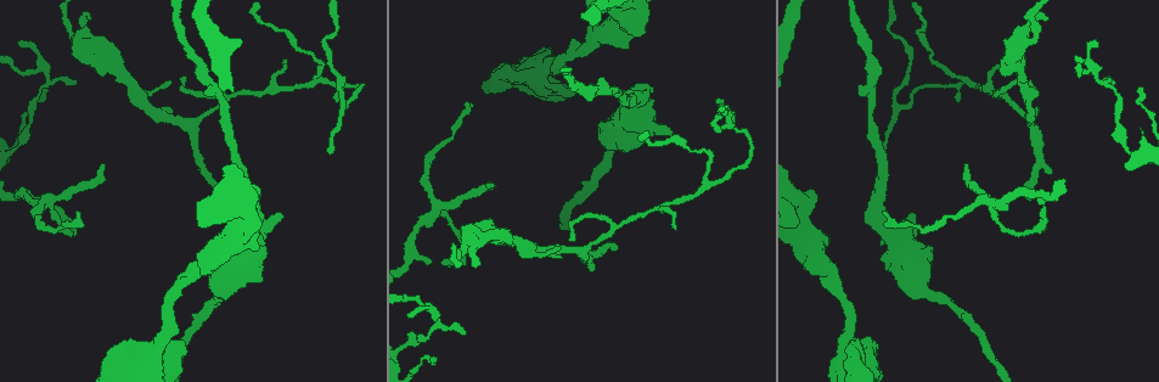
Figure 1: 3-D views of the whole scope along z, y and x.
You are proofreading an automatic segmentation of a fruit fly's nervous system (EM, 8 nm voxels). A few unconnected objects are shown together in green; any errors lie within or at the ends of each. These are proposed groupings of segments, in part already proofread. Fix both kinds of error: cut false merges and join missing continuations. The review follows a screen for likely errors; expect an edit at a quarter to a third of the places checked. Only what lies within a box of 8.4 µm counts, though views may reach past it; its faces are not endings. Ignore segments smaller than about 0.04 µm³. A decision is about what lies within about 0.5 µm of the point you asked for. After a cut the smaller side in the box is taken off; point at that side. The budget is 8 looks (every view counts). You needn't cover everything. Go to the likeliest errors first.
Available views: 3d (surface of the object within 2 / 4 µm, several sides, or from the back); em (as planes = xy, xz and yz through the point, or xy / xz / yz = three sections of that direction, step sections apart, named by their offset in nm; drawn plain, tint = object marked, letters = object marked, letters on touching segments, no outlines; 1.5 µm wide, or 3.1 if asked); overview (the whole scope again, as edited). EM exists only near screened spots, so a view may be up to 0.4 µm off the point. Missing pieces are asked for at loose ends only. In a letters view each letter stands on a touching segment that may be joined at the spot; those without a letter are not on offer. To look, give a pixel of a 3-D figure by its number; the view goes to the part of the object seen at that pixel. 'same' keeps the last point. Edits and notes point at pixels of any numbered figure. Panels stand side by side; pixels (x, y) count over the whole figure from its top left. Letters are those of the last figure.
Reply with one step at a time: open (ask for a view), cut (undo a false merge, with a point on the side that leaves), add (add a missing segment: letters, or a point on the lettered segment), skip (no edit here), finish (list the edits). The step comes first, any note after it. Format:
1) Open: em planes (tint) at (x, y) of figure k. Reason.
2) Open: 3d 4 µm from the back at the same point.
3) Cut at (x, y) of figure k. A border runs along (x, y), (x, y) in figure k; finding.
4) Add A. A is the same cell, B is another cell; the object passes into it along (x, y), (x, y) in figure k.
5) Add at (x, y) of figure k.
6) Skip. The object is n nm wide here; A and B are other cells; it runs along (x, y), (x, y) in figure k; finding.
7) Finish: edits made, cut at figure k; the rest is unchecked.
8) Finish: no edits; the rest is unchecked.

Open: em planes (plain) at (101, 165) of figure 1. Tapers out.

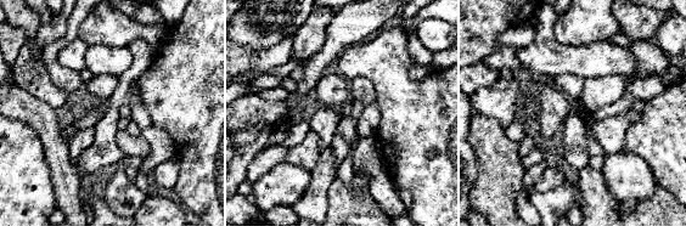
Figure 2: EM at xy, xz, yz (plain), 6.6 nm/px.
Open: em planes (letters) at the same point.

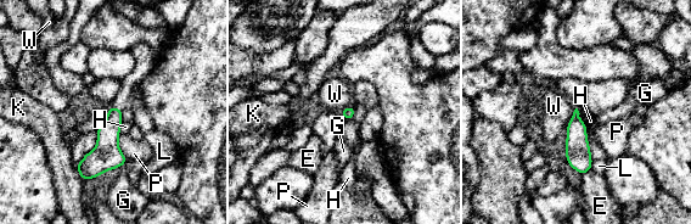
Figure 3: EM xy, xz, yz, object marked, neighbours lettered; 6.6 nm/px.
Skip. E, G, H, K, L, P and W are other cells; a border runs along (123, 121), (119, 133) in figure 3; no lettered segment goes on from it.

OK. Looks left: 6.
Open: em planes (letters) at (667, 133) of figure 1. An open end.

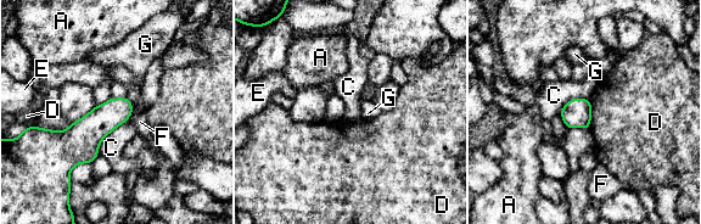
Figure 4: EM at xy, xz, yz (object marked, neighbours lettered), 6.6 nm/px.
Skip. A, C, D, E, F and G are other cells; a border runs along (588, 99), (590, 104), (589, 128) in figure 4; none of them fits.

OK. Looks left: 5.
Open: 3d 4 µm at (285, 60) of figure 1. Free end.

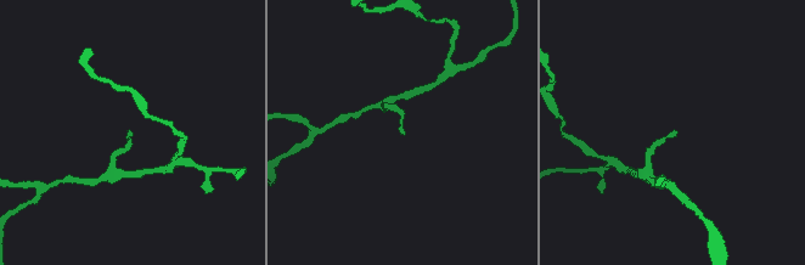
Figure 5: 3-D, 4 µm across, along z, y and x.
Open: em yz step 8 (tint) at (129, 129) of figure 5.

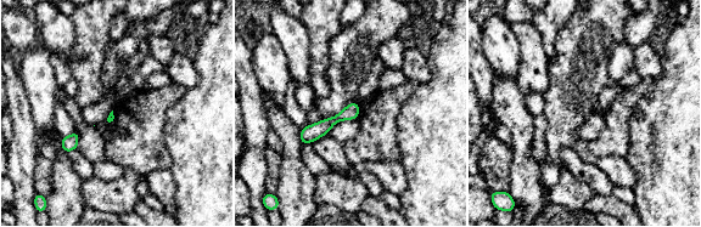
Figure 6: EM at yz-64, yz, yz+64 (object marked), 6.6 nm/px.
Open: em planes (letters) at the same point.

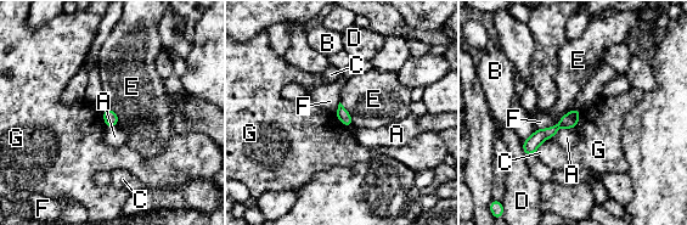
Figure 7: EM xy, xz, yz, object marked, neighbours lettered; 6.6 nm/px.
Skip. The longest contact is with F, 200 nm; A, B, C, D, E, F and G are other cells; none of them fits.

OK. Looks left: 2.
Finish: no edits; the rest is unchecked.

